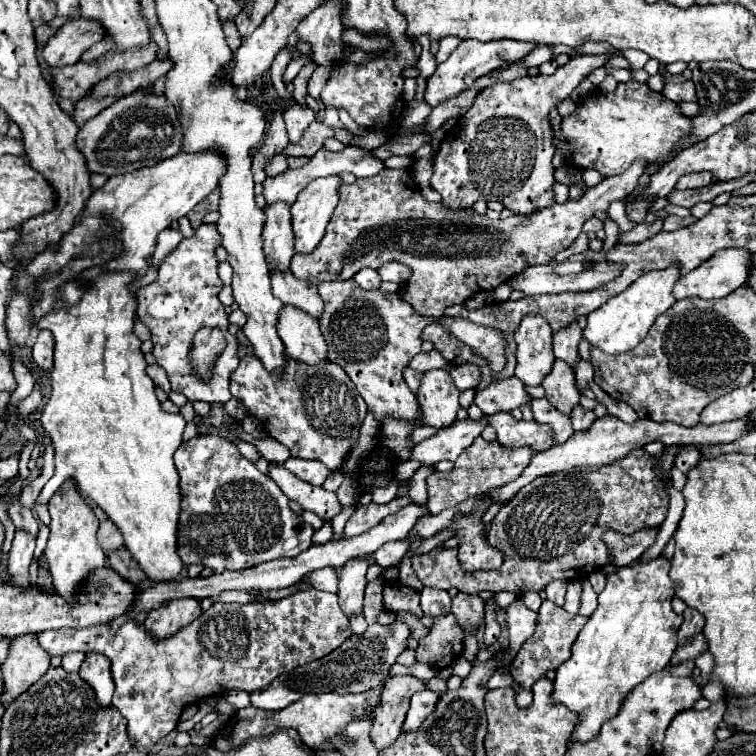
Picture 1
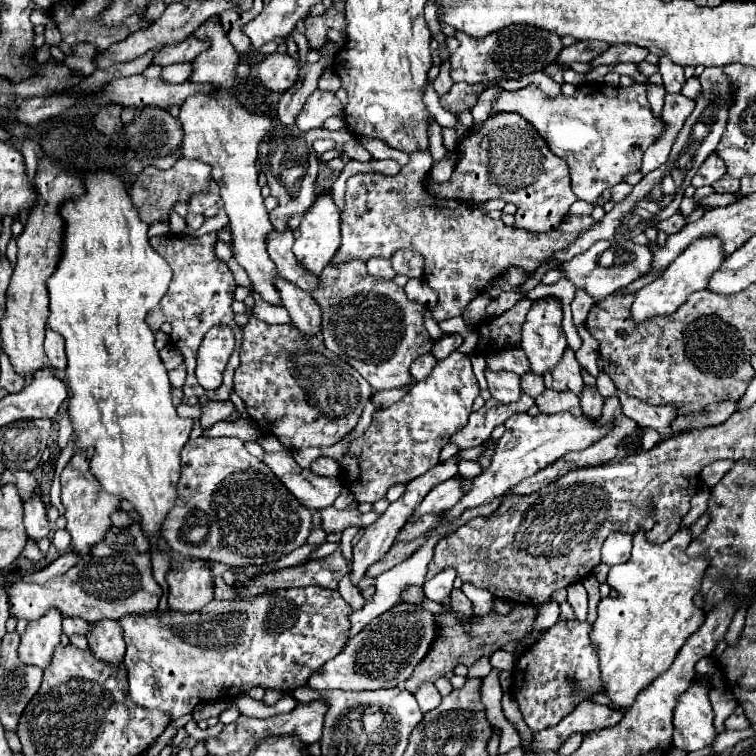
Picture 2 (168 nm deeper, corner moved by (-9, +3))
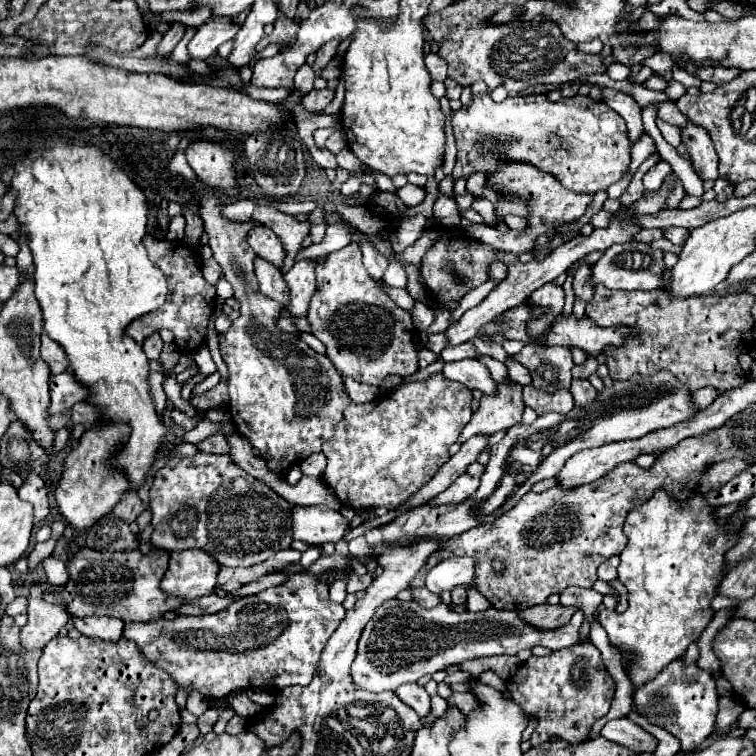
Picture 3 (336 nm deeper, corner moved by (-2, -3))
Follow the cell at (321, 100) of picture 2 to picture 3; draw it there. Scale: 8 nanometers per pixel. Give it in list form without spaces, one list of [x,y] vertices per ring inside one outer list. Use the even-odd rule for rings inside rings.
[[[312,89],[312,91],[306,93],[306,97],[302,97],[302,107],[304,107],[306,111],[310,111],[312,115],[316,115],[316,113],[320,113],[332,99],[334,99],[334,91],[332,91],[332,89],[322,89],[322,91]]]

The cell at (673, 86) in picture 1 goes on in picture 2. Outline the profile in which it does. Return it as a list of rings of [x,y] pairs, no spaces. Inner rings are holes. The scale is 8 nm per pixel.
[[[659,57],[659,73],[663,77],[667,93],[679,93],[681,91],[681,85],[685,83],[683,69],[679,65],[673,65],[673,61],[669,61],[669,57]]]

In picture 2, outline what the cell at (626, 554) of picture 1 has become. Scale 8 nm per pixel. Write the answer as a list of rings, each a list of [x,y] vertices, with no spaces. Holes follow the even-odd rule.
[[[613,533],[613,537],[609,537],[609,541],[605,541],[601,555],[603,555],[603,563],[605,565],[619,565],[629,561],[629,553],[631,553],[631,535],[629,533]]]

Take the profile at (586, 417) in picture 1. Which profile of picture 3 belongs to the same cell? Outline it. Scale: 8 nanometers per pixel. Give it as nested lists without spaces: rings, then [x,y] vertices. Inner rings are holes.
[[[574,379],[570,391],[572,391],[572,397],[574,397],[576,407],[586,407],[586,405],[594,403],[594,399],[596,399],[596,389],[588,381]]]

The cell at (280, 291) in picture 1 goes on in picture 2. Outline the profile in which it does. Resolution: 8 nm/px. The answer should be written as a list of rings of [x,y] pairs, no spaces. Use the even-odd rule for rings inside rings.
[[[275,231],[267,235],[267,251],[269,257],[273,259],[277,273],[281,277],[285,277],[287,281],[291,281],[293,285],[307,289],[309,293],[317,287],[317,277],[309,277],[309,273],[305,273],[305,269],[301,269],[301,265],[297,265],[297,259],[293,255],[293,231]]]

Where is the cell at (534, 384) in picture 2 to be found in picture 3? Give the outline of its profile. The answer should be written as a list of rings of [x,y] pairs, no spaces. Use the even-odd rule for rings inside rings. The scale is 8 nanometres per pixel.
[[[476,355],[476,357],[490,369],[492,379],[494,379],[496,383],[506,383],[506,379],[508,379],[508,375],[506,375],[506,367],[504,367],[500,361],[496,361],[496,359],[488,357],[488,355]]]

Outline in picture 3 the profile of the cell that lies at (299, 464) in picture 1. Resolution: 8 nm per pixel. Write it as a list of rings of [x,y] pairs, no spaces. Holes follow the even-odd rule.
[[[314,453],[310,455],[308,459],[304,459],[300,463],[300,469],[304,475],[312,475],[312,477],[320,477],[324,473],[324,467],[326,467],[326,457],[324,453]]]

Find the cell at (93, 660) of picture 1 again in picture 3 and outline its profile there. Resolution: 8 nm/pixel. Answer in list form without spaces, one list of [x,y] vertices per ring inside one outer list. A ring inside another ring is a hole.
[[[92,615],[92,617],[86,617],[86,619],[74,619],[74,627],[84,637],[102,639],[102,641],[118,641],[122,637],[124,623],[120,619]]]

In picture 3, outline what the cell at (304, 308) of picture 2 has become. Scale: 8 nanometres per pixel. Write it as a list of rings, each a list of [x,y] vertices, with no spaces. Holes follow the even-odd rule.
[[[256,259],[254,267],[256,267],[260,293],[286,307],[286,299],[290,299],[290,289],[286,287],[286,283],[282,279],[282,271],[278,267],[274,267],[272,263],[266,263],[264,259]]]

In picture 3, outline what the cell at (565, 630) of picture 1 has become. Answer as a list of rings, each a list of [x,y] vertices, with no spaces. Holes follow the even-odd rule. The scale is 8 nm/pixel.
[[[590,641],[552,651],[546,657],[532,655],[518,667],[512,681],[506,681],[508,697],[538,723],[530,737],[532,745],[546,743],[550,737],[560,737],[572,745],[586,741],[592,723],[608,713],[614,691],[616,683],[606,671],[600,651]]]

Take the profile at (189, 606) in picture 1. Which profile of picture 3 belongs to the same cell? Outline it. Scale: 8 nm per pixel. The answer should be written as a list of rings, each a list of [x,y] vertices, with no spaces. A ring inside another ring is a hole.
[[[198,549],[170,553],[170,565],[160,581],[166,595],[194,601],[202,595],[210,595],[216,587],[216,575],[220,567],[210,555]]]

